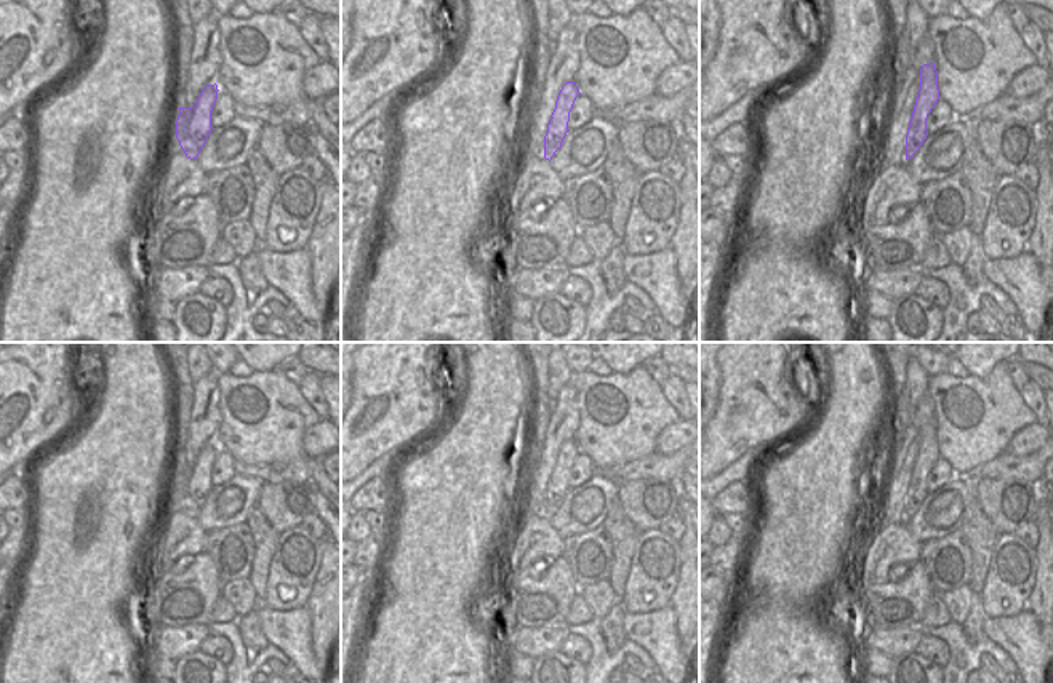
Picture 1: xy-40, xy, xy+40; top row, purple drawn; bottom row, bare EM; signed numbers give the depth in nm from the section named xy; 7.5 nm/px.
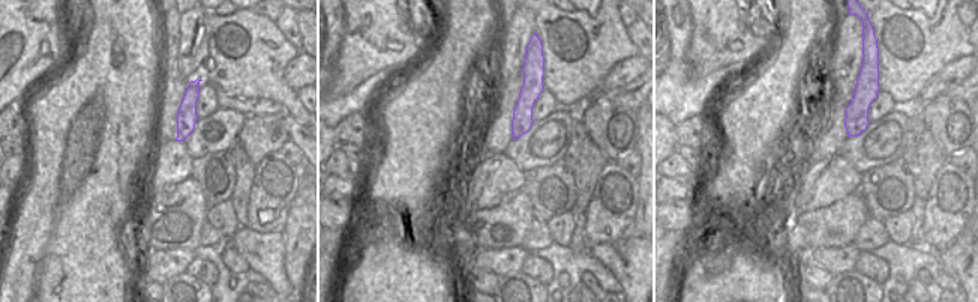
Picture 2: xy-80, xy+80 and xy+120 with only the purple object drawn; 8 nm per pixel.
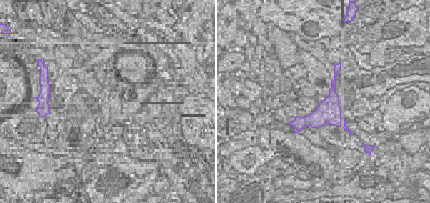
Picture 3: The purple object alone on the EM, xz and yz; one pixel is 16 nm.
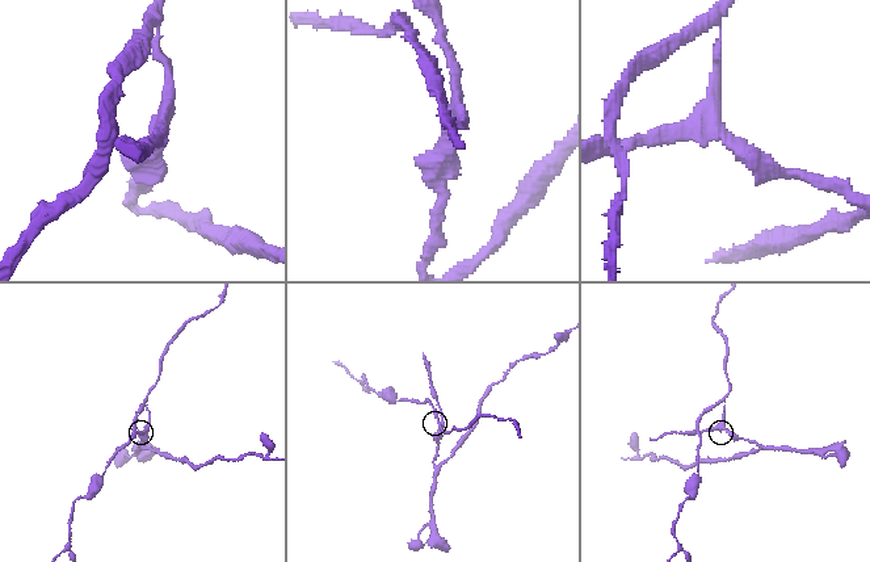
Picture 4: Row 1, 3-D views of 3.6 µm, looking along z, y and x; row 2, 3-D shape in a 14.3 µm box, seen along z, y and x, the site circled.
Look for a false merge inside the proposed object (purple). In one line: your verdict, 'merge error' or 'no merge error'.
merge error

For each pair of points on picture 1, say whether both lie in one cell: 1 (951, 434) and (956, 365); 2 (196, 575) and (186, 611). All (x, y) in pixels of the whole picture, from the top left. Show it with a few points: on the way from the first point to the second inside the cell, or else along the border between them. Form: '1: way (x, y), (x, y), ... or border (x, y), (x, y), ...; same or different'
1: border (946, 370), (957, 376), (970, 375); different
2: way (192, 584), (186, 602); same

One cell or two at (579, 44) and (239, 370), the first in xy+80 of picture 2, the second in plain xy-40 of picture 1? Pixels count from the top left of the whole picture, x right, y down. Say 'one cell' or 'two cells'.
two cells

